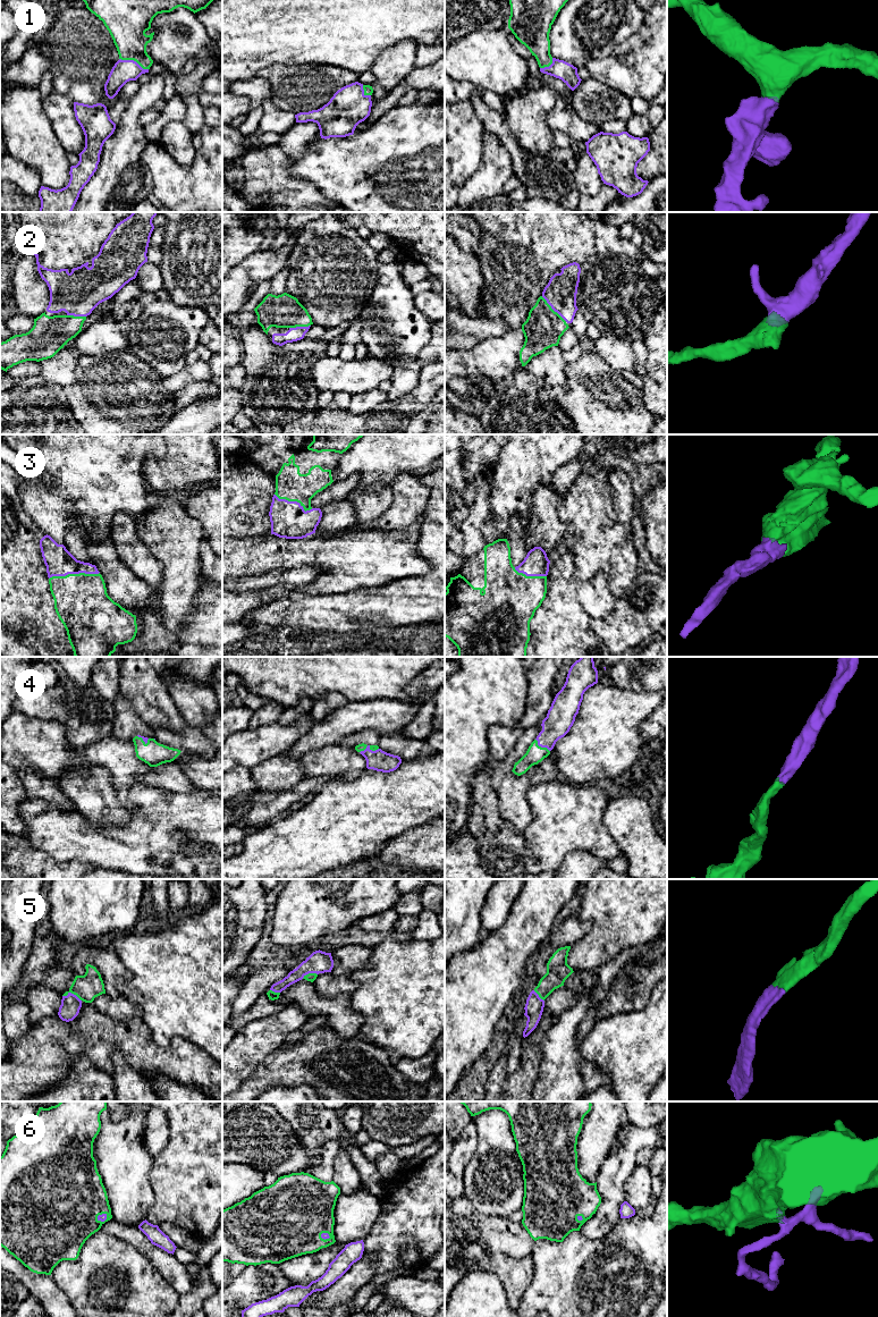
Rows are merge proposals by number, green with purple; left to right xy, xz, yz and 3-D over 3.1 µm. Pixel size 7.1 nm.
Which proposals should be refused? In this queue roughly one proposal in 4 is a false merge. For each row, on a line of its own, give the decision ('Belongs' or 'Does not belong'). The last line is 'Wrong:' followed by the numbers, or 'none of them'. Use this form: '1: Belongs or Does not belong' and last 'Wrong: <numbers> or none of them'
1: Belongs
2: Belongs
3: Belongs
4: Belongs
5: Belongs
6: Belongs
Wrong: none of them

